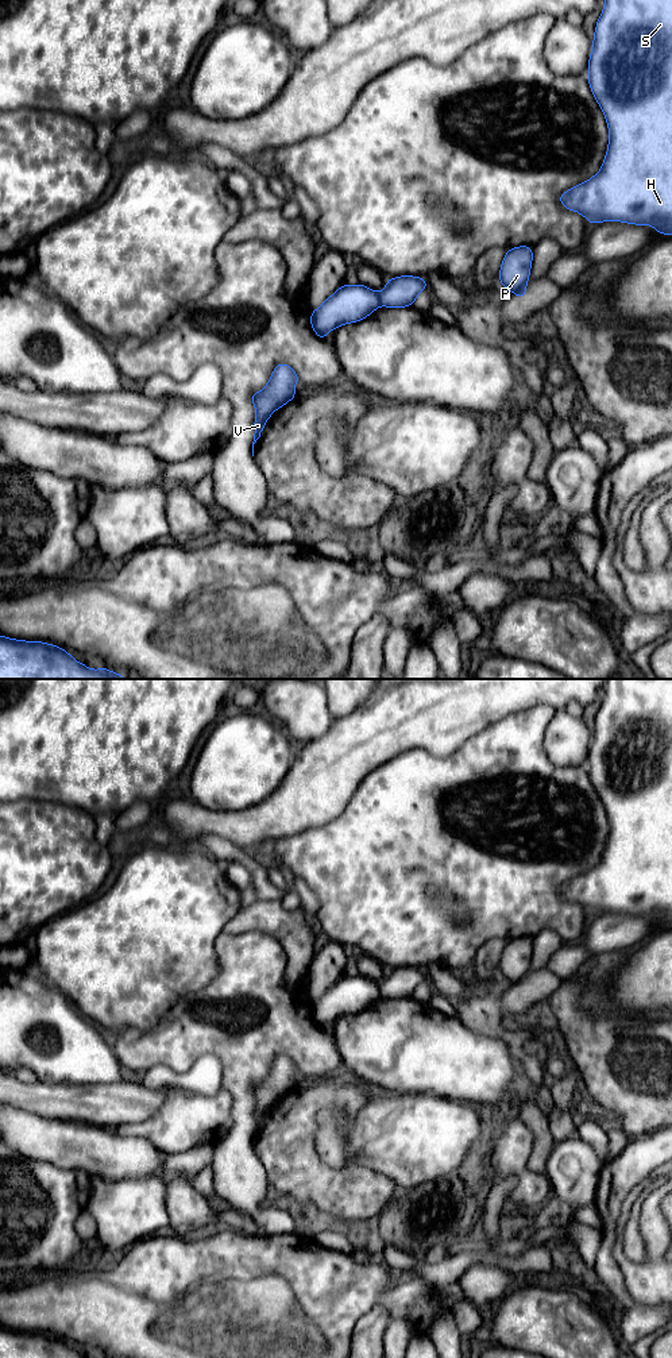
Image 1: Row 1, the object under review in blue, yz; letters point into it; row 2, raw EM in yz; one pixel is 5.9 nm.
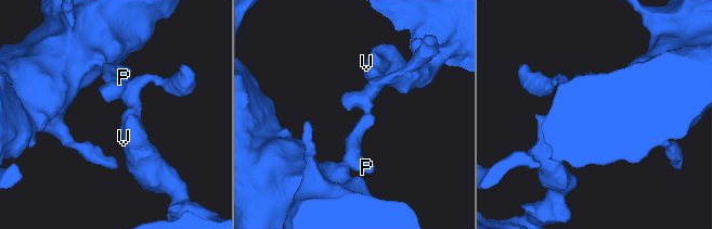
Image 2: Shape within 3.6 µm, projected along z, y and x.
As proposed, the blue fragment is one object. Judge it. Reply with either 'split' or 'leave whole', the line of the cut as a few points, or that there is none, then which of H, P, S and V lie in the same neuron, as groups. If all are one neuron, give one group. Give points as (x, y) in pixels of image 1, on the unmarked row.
split; cut yz (378, 984), (381, 995); groups H P S / V

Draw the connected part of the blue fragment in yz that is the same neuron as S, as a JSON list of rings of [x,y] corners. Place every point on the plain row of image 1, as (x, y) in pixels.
[[[607,679],[605,698],[596,713],[591,745],[588,749],[587,773],[599,795],[609,819],[609,836],[600,861],[590,871],[572,877],[559,892],[568,902],[584,907],[590,915],[602,913],[622,913],[636,917],[650,917],[661,926],[672,926],[672,679]]]

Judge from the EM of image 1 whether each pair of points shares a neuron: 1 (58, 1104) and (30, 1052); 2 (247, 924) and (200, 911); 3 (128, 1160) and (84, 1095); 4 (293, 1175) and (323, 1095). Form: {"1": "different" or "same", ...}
{"1": "different", "2": "different", "3": "different", "4": "same"}

